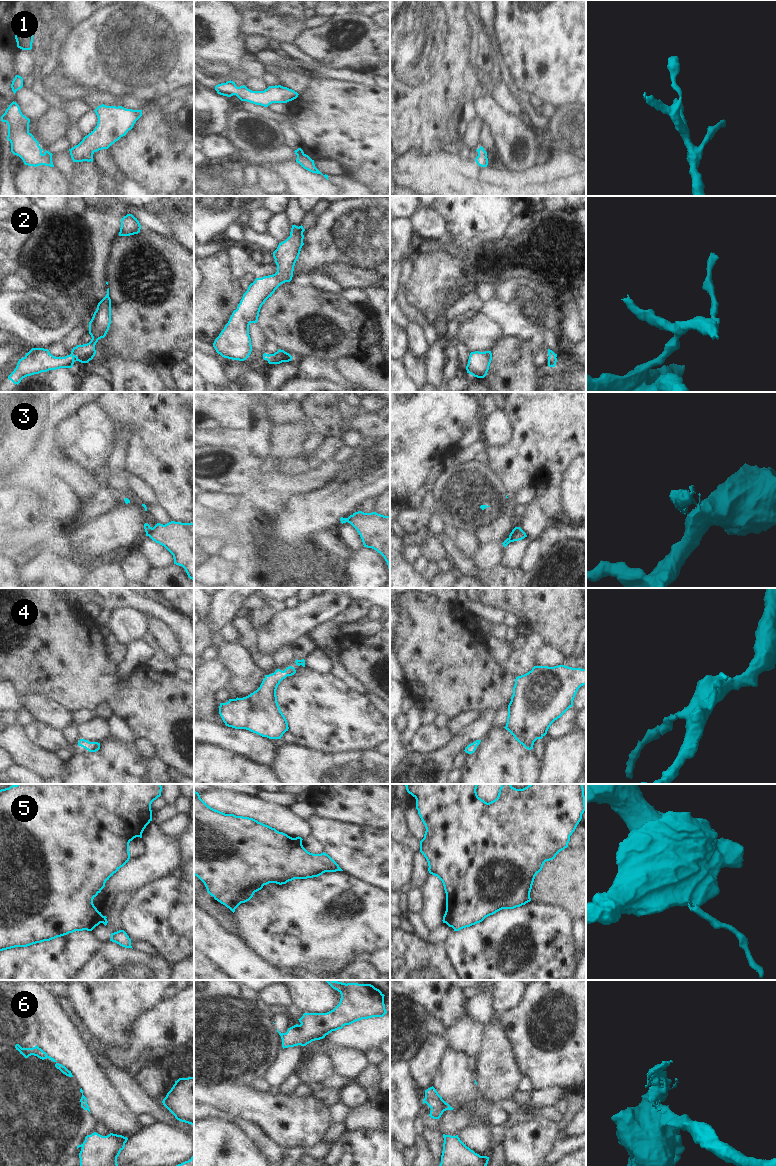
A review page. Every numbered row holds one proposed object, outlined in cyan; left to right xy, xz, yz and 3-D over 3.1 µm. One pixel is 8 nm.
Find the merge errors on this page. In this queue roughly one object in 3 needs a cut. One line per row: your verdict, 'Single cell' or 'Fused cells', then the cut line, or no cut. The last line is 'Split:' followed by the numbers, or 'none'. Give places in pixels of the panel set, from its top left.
1: Single cell. No split
2: Single cell. No split
3: Fused cells. Split along xz (357, 512), (347, 521)
4: Single cell. No split
5: Fused cells. Split along xy (102, 915), (100, 922)
6: Fused cells. Split along xz (285, 1033), (282, 1044)
Split: 3, 5, 6

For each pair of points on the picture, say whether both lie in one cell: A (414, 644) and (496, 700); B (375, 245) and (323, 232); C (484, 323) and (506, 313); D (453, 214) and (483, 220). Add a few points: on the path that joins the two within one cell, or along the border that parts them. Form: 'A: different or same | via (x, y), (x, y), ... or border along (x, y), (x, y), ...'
A: same | via (434, 650), (460, 676), (468, 678), (476, 686)
B: same | via (362, 238), (340, 240), (334, 244)
C: different | border along (481, 311), (500, 325), (505, 336)
D: same | via (460, 214), (476, 214)

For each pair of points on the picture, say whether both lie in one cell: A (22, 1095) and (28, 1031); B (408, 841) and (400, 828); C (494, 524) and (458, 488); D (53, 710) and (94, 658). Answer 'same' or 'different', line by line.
A: different
B: same
C: same
D: different

